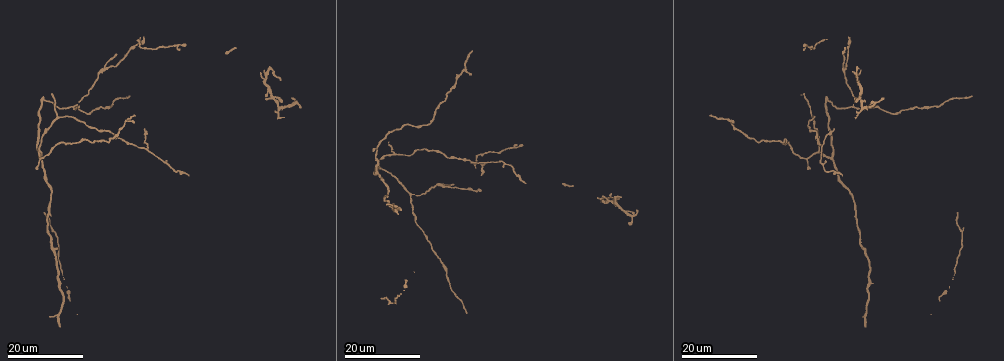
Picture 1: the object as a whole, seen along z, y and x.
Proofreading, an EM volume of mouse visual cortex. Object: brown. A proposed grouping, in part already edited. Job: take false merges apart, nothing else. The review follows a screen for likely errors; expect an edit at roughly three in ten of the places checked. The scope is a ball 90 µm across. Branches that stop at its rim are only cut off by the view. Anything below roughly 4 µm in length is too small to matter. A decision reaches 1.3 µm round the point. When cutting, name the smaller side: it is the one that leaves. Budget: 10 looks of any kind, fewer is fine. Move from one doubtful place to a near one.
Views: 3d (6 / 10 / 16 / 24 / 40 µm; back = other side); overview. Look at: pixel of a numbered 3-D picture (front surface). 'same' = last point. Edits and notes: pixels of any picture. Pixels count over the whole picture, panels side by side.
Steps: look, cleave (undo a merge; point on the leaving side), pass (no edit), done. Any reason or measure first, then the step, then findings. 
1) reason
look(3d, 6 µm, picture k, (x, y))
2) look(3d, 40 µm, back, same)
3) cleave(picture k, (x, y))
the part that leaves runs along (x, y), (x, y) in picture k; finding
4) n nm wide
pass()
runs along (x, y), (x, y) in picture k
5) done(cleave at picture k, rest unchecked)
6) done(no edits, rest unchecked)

arms part here
look(3d, 16 µm, picture 1, (485, 163))

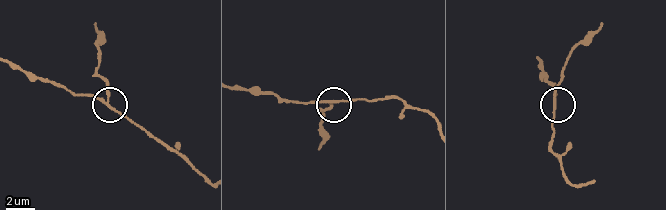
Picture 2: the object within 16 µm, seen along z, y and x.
look(3d, 10 µm, picture 2, (331, 101))

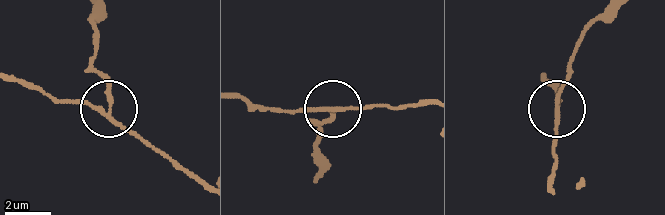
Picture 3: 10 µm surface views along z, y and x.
look(3d, 6 µm, picture 3, (106, 111))

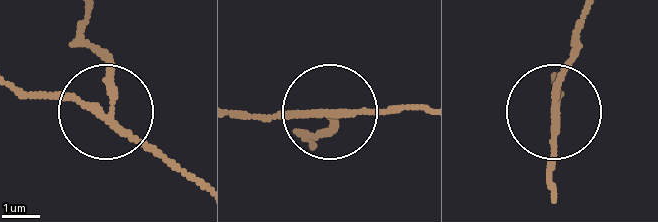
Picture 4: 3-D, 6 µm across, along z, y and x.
3 arms
cleave(picture 4, (97, 55))
the part that leaves runs along (109, 107), (109, 81), (84, 24) in picture 4; a second cell is stuck on

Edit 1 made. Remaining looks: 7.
two arms in line, one across
look(3d, 24 µm, picture 1, (58, 117))

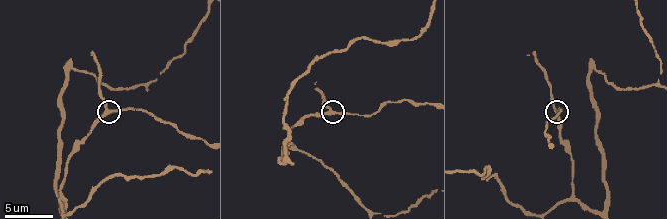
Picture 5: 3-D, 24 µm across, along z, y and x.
look(3d, 10 µm, picture 5, (334, 111))

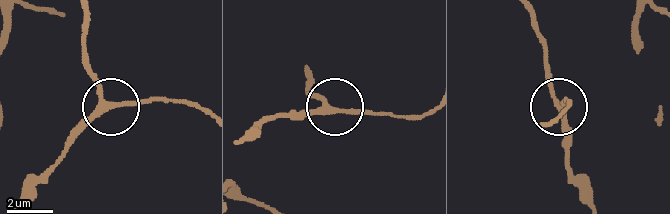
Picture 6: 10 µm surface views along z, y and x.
side arm 8 µm; 3 arms
pass()
continuous, no second cell

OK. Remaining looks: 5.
three arms meet
look(3d, 6 µm, picture 5, (571, 197))

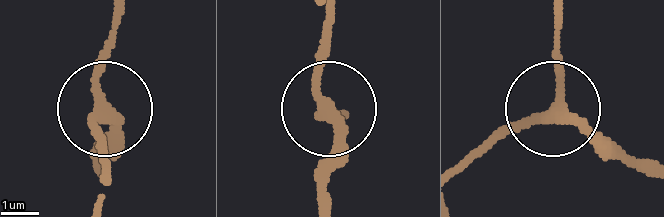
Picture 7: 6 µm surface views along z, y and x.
260 nm wide
pass()
runs along (321, 201), (331, 115), (321, 32) in picture 7; continuous, no second cell

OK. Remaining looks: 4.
calibre changes
look(3d, 16 µm, picture 1, (858, 227))

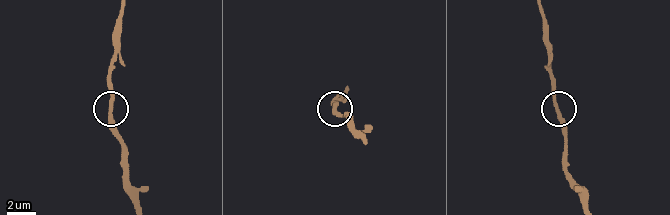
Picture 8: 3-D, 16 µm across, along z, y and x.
look(3d, 6 µm, picture 8, (111, 110))

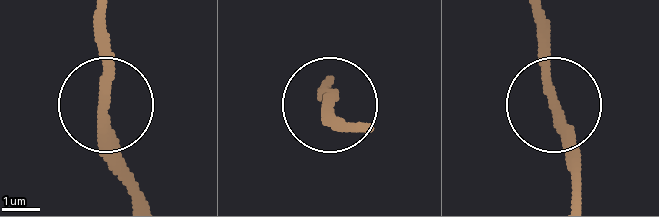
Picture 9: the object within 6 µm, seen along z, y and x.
look(3d, 6 µm, back, picture 9, (551, 100))

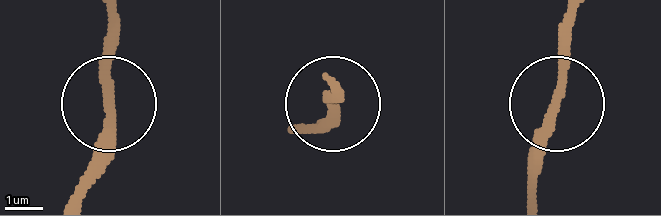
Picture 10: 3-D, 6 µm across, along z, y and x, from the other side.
260 nm wide
pass()
continuous, no second cell

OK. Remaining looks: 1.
done(cleave at picture 4, rest unchecked)

